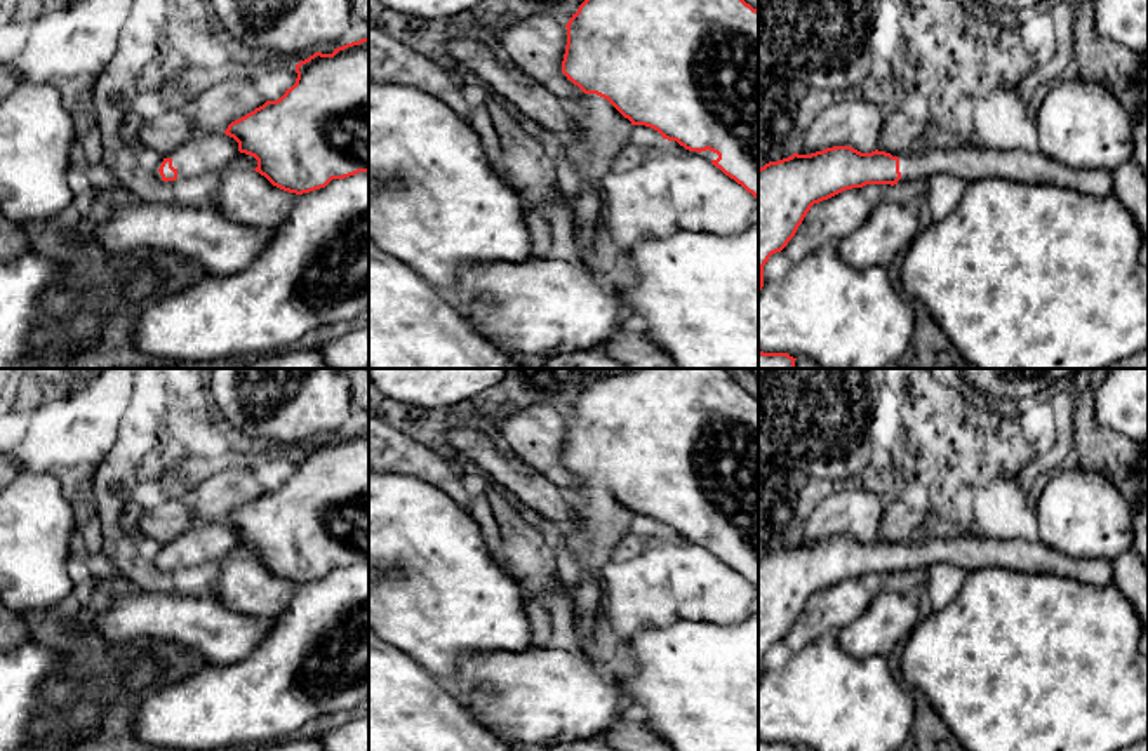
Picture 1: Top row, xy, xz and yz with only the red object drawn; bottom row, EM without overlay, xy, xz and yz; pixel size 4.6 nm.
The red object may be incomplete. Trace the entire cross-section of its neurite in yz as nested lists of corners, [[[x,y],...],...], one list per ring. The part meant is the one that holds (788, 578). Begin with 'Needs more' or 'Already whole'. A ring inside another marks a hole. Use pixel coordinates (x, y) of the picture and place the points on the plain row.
Needs more. [[[969,532],[939,534],[920,546],[910,546],[908,541],[861,542],[851,535],[793,542],[758,558],[758,683],[765,652],[788,635],[814,593],[866,574],[925,572],[936,563],[967,572],[998,567],[1021,574],[1052,574],[1099,588],[1115,582],[1111,560],[1071,558],[1040,539],[993,539]]]

